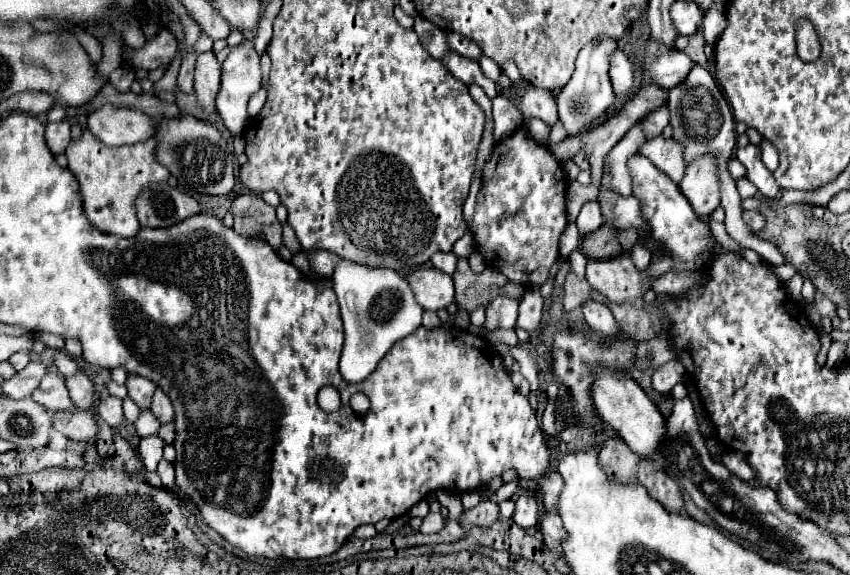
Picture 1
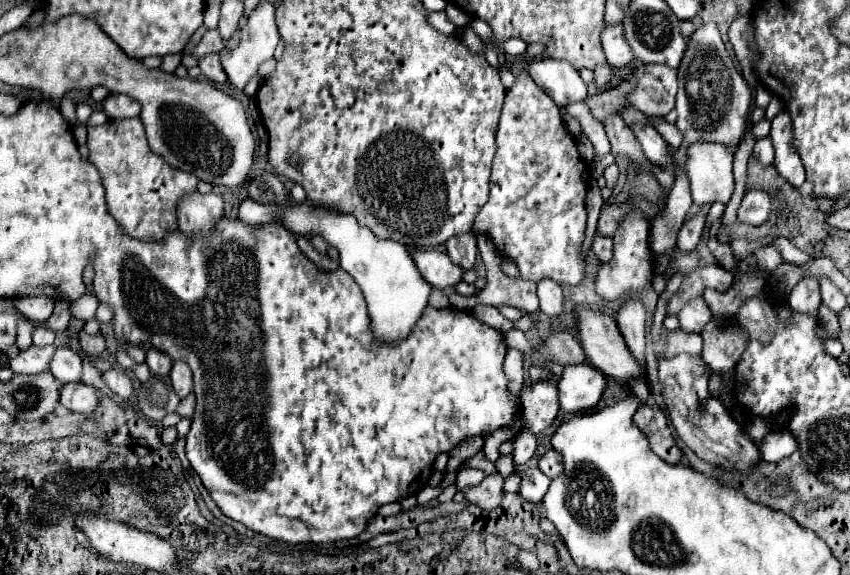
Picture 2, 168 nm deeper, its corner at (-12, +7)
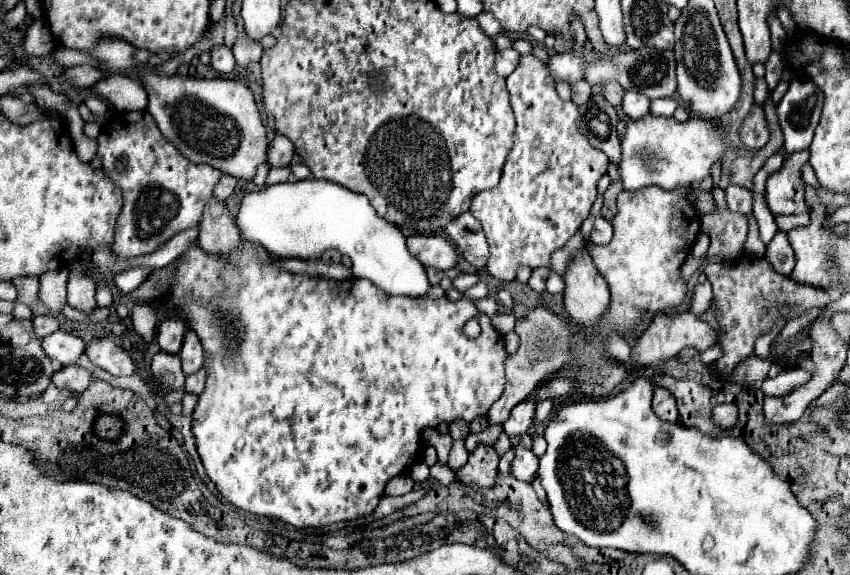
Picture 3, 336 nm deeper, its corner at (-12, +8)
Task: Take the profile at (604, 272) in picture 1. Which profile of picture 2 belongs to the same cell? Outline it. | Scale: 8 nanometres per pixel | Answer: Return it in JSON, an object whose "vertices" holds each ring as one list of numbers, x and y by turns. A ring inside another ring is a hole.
{"vertices":[[597,236,595,242,593,242,593,252,601,262,609,262,611,256,613,256,613,240]]}

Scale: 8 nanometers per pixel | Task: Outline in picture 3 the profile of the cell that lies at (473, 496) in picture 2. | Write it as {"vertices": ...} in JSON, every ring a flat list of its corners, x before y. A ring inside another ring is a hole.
{"vertices":[[479,443,469,453,467,463,459,467,455,475,463,483,477,483,481,487,491,487,497,477,497,461,499,461,497,451,485,443]]}

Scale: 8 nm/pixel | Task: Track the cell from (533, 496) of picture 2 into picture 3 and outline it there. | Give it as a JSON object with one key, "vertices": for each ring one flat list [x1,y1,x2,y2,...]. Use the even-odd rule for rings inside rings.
{"vertices":[[521,445,513,447,513,451,515,451,515,459,513,459,513,463,511,463,511,473,513,473,513,477,517,477,517,479,521,479,521,481,531,481,531,479,535,477,537,469,539,469,539,467,537,467,539,459,533,455,531,449,525,449,525,447,521,447]]}

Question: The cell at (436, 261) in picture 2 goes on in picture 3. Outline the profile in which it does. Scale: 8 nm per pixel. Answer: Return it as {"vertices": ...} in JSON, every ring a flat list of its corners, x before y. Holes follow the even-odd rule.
{"vertices":[[415,233,407,237,407,247,425,267,447,271,457,263,457,249,447,237]]}

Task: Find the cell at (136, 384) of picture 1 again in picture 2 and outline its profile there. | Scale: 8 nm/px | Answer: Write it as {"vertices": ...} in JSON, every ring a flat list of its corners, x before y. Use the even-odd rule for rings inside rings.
{"vertices":[[153,350,147,352,145,362,147,362,151,374,159,376,159,378,167,378,171,372,171,366,173,366,173,362,167,356,161,356,161,352,153,352]]}

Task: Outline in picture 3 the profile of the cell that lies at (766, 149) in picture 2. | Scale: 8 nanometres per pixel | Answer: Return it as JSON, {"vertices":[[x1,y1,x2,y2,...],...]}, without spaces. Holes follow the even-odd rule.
{"vertices":[[753,103,751,111,743,119,739,132,742,143,753,151,763,148,769,141,769,129,767,129,767,119,763,113,763,107]]}

